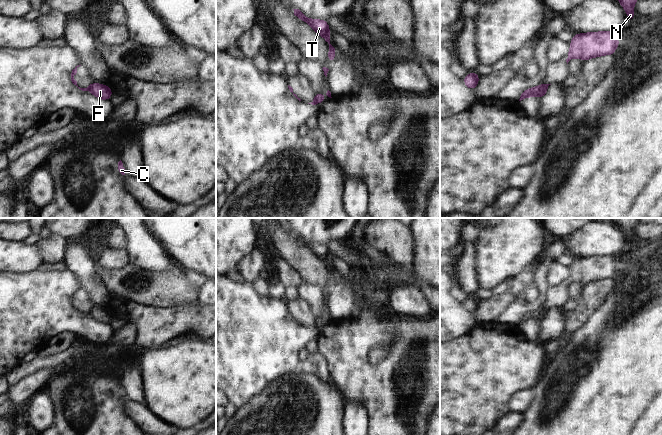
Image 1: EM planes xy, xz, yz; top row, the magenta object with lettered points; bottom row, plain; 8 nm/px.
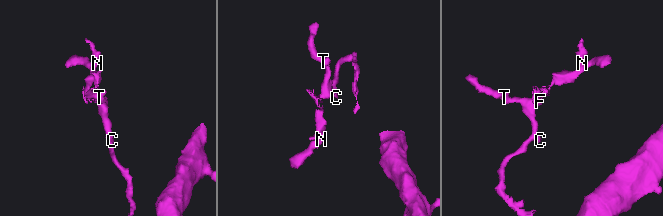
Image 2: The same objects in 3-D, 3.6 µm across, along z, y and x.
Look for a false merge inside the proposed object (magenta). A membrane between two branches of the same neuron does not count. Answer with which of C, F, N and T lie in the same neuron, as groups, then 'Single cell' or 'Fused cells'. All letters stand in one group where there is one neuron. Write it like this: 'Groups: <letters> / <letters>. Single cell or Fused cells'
Groups: C F T / N. Fused cells.

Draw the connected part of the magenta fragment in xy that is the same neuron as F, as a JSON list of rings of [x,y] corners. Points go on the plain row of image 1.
[[[92,307],[90,315],[93,320],[98,321],[102,324],[109,324],[113,317],[107,309],[100,309],[98,307]]]

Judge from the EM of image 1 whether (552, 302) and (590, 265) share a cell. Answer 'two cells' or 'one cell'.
one cell

